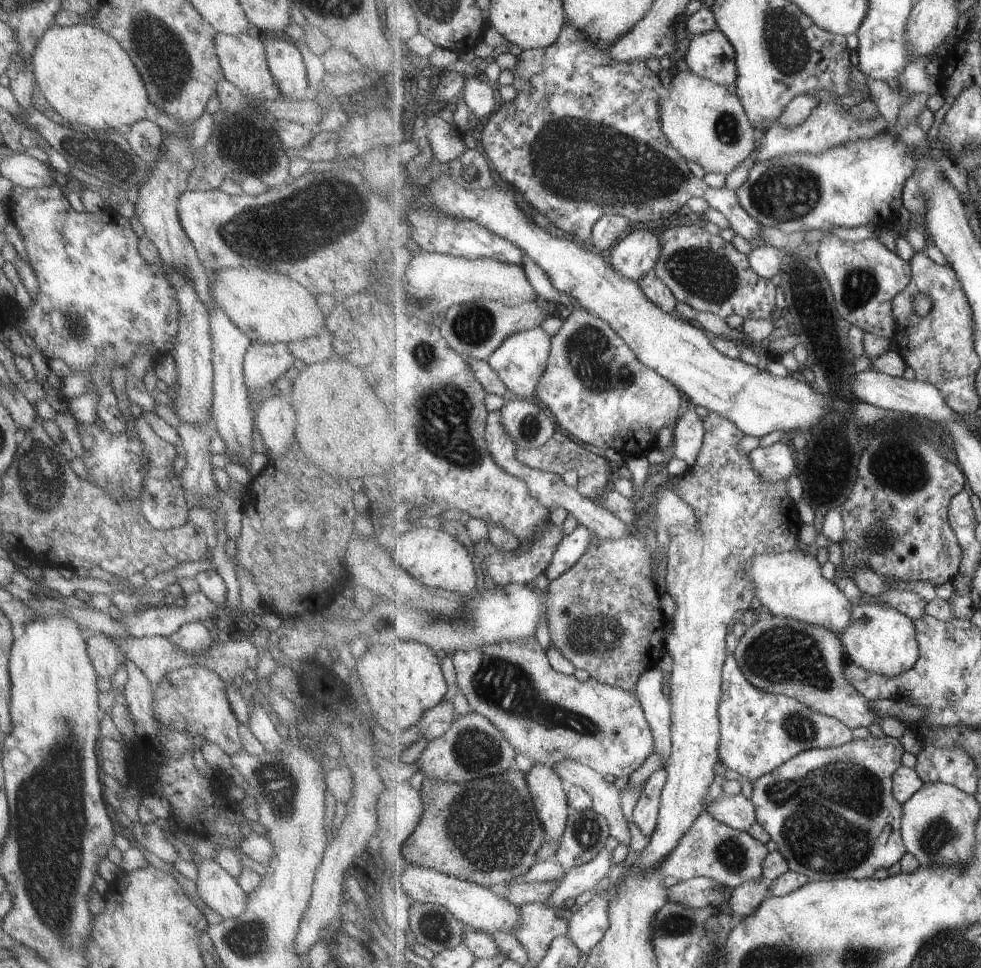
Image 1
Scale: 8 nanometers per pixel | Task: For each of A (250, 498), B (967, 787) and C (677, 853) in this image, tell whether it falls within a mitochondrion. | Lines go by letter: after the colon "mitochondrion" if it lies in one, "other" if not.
A: other
B: other
C: other

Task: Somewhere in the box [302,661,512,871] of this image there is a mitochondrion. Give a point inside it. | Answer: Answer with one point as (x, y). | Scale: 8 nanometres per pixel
(477, 754)

